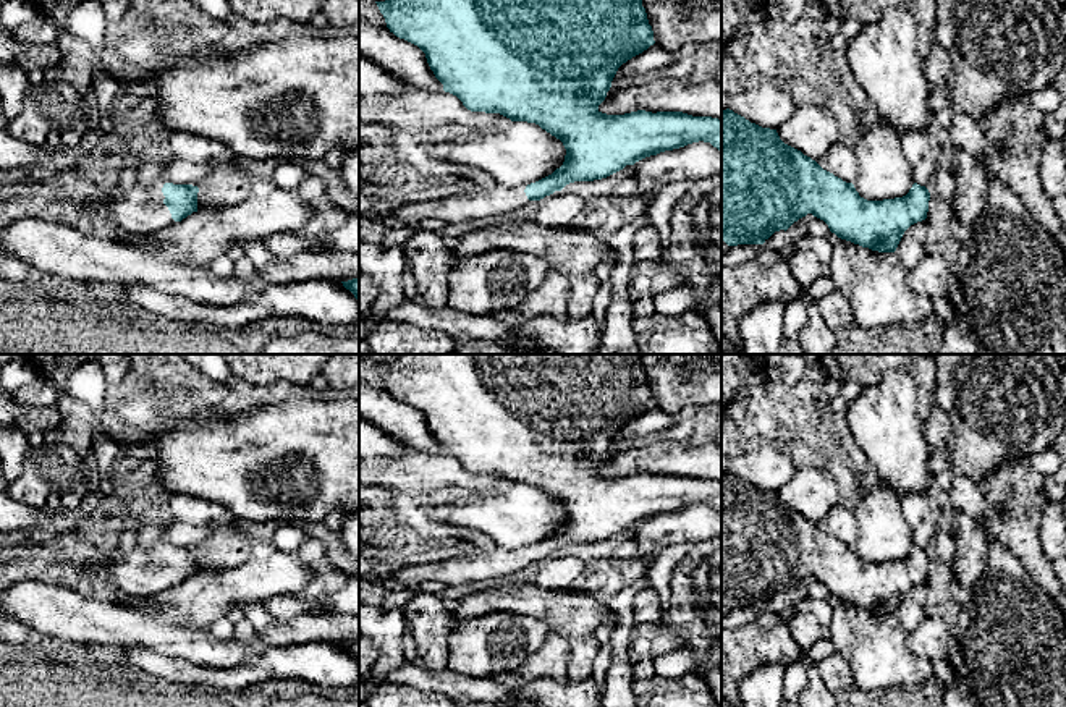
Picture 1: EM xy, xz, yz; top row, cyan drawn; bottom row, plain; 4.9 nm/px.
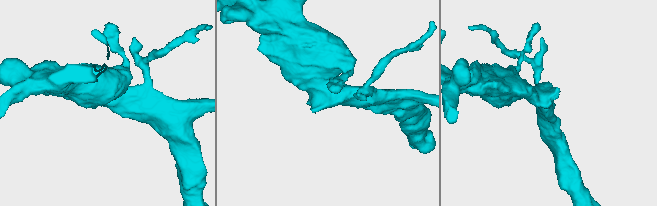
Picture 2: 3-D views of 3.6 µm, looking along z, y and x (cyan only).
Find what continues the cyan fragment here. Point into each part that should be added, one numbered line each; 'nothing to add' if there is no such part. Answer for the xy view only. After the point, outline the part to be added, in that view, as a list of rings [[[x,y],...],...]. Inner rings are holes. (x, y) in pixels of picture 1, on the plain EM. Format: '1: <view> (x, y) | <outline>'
1: xy (141, 573) | [[[163,542],[150,548],[137,545],[131,553],[121,553],[116,548],[104,558],[112,568],[116,591],[133,597],[149,597],[175,587],[176,584],[163,566],[165,545]]]

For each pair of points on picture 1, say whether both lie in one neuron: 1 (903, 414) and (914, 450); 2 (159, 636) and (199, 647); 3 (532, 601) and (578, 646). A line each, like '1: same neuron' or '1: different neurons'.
1: same neuron
2: same neuron
3: different neurons

